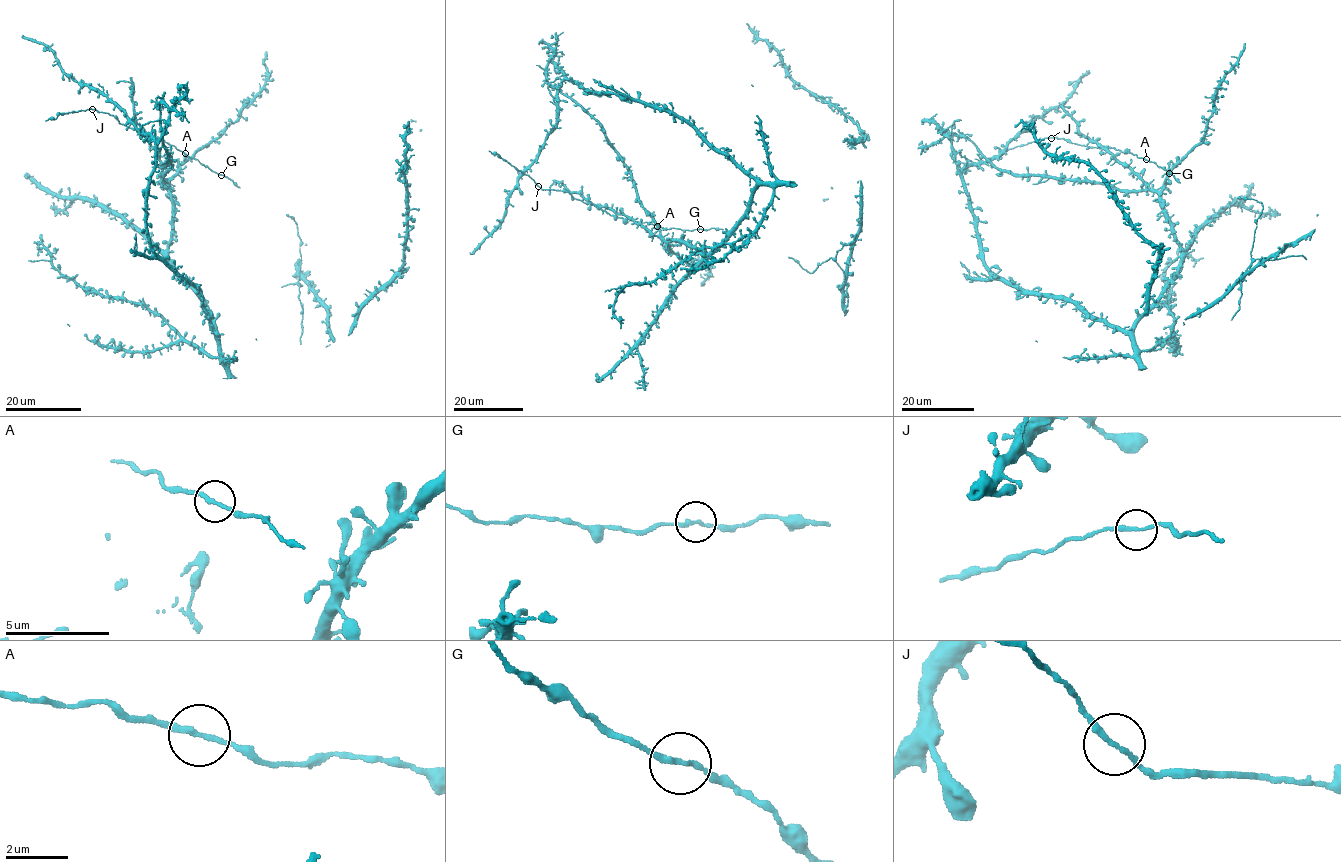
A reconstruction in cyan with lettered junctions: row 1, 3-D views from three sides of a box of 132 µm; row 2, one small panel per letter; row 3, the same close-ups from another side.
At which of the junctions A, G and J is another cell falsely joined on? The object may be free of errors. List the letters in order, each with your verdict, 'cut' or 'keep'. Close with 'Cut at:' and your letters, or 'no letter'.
A: keep
G: keep
J: keep
Cut at: no letter

